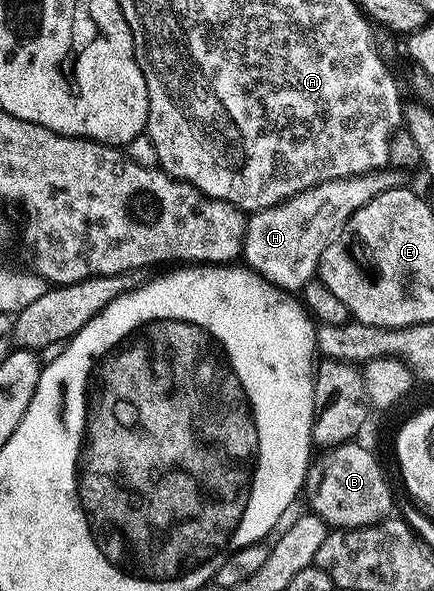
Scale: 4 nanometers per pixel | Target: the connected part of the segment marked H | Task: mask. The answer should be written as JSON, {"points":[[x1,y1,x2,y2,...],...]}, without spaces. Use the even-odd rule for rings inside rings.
{"points":[[382,168,372,174,355,174,349,178,336,178,320,182,317,186,307,188,279,204,266,210,254,210,248,215,245,223,245,248,243,251,244,265,257,274,262,274,268,282,273,282,281,290,290,292,300,291,308,282,314,281,317,274,317,265,321,262,327,244,337,235,338,230,344,226,345,221,356,210,363,208,375,196,402,185,402,176,396,169]]}

